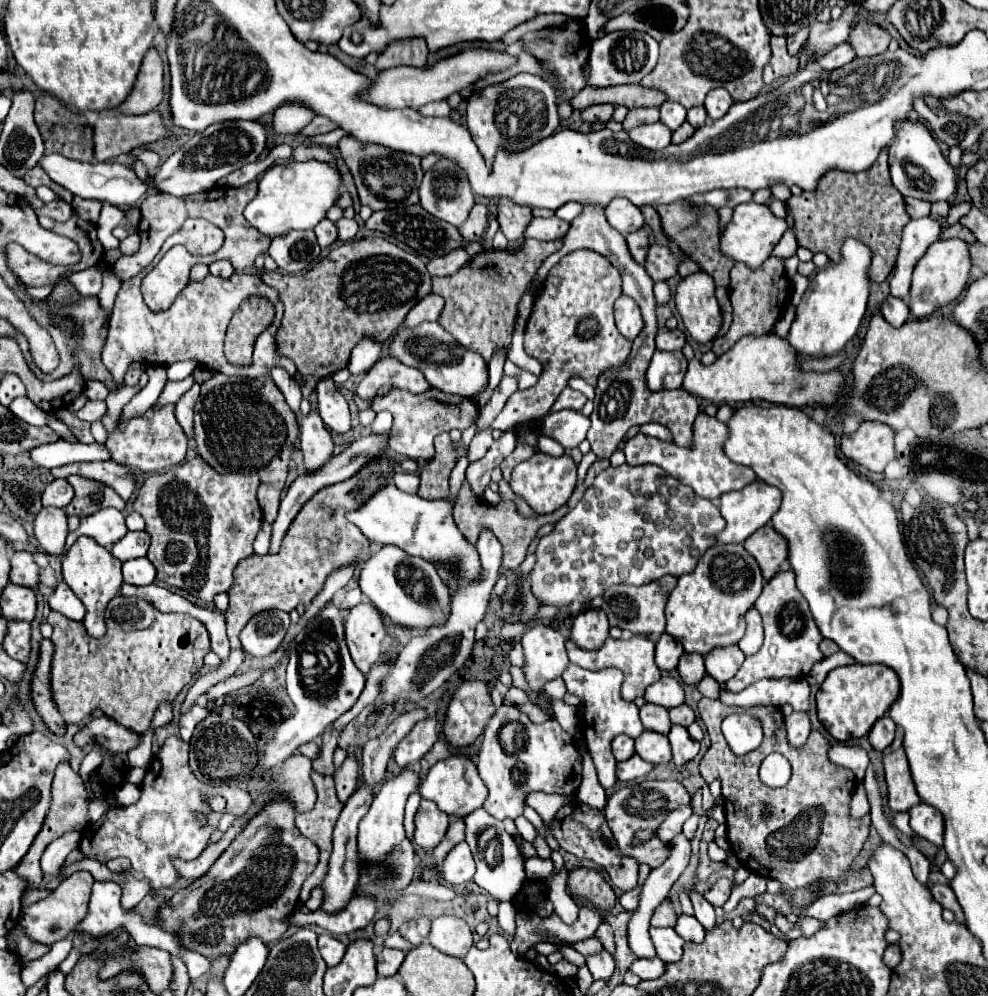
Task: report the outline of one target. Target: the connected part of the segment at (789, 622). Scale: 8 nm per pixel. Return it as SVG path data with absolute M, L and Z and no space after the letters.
M793 570L779 572L765 584L761 596L755 602L755 608L763 616L765 642L755 656L745 658L741 670L727 682L727 688L731 692L739 692L745 686L749 686L757 680L763 680L763 678L801 678L801 676L807 676L811 672L813 664L817 664L825 658L819 650L823 636L821 636L813 616L811 616L811 610L807 608L807 600L803 600L803 594L795 586Z

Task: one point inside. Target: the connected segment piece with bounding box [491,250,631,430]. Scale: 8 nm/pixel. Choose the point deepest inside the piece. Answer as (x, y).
(571, 331)

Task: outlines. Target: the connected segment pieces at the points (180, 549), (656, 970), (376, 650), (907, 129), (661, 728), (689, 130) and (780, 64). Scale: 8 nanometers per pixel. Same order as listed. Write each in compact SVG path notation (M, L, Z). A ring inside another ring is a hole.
M201 456L193 462L179 464L167 472L151 474L141 486L133 510L139 512L145 520L145 532L151 536L151 546L147 558L157 568L157 580L181 588L203 602L211 604L215 594L227 592L233 584L235 564L253 554L253 540L261 528L263 514L257 504L257 486L259 478L245 474L217 474ZM237 524L237 532L231 532L229 526Z
M651 958L651 960L635 960L631 966L631 972L635 972L641 980L655 980L659 976L663 976L665 972L665 962L659 958Z
M369 602L357 604L345 620L345 642L357 668L367 674L381 654L381 640L385 638L385 618Z
M907 118L895 124L895 144L891 144L889 148L889 168L891 168L893 186L903 196L935 202L935 200L951 200L951 196L957 192L959 170L947 162L937 142L933 140L925 124L919 120Z
M645 704L641 708L641 722L647 730L653 730L659 734L669 734L669 730L671 730L669 712L663 710L661 706L655 706L655 704Z
M683 122L683 124L673 132L673 142L675 142L675 144L685 142L693 132L695 132L695 128L693 128L689 122Z
M771 36L771 52L771 60L763 74L765 84L775 82L779 76L793 76L799 72L799 58L787 54L783 36Z

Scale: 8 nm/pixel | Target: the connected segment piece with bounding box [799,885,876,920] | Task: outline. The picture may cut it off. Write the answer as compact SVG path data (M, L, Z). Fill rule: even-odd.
M873 885L844 894L829 894L815 900L807 910L799 914L799 918L817 918L817 920L829 920L831 916L837 916L841 912L847 912L851 908L857 908L865 904L875 893Z

